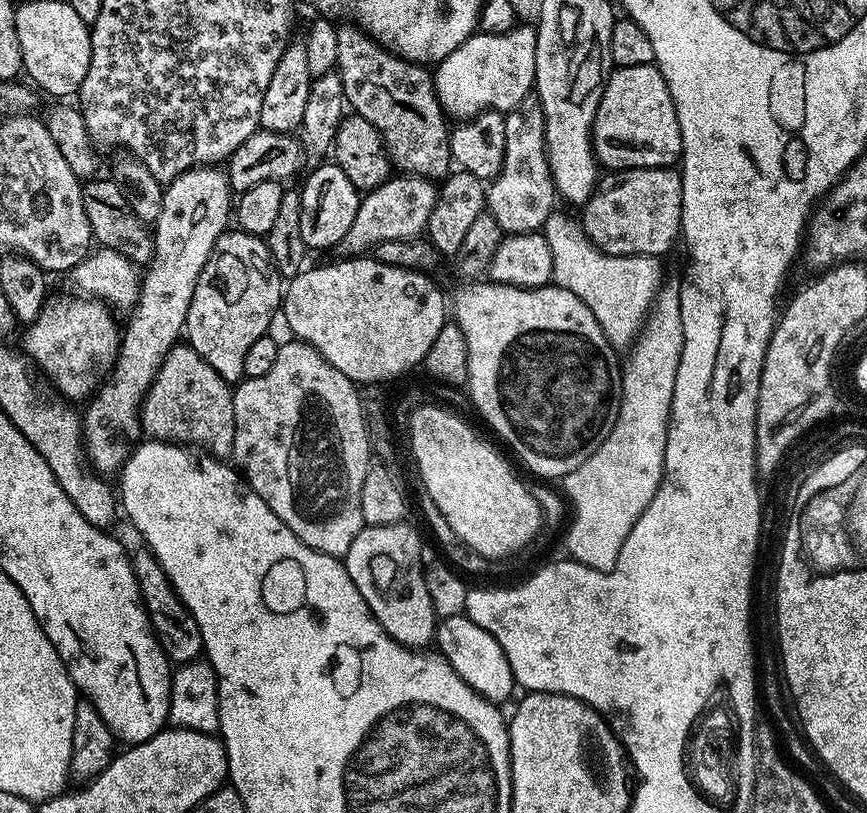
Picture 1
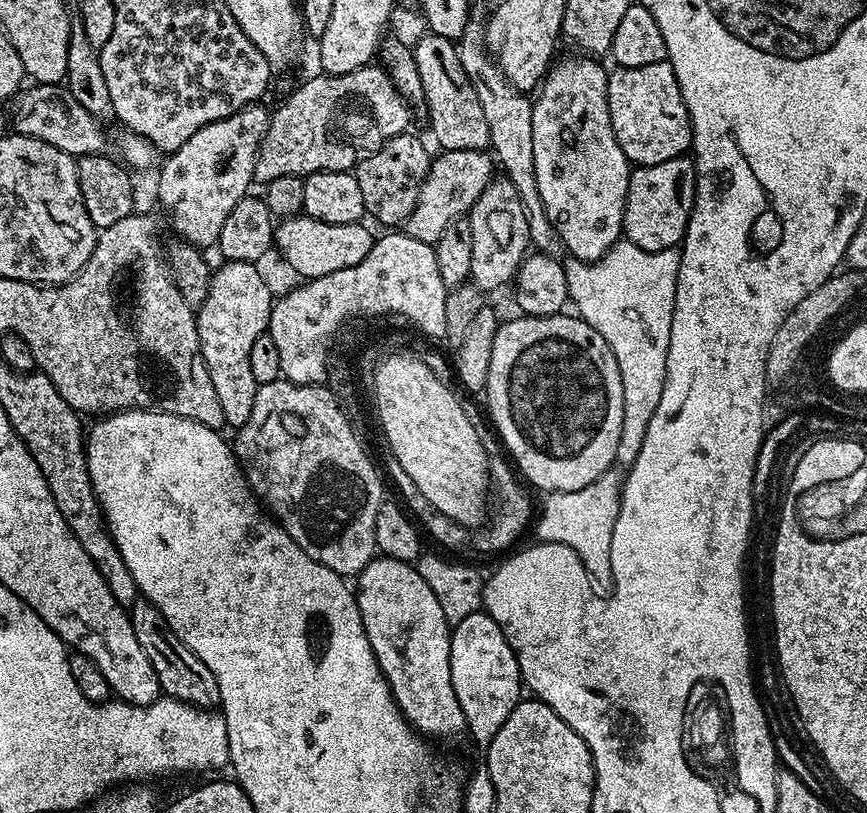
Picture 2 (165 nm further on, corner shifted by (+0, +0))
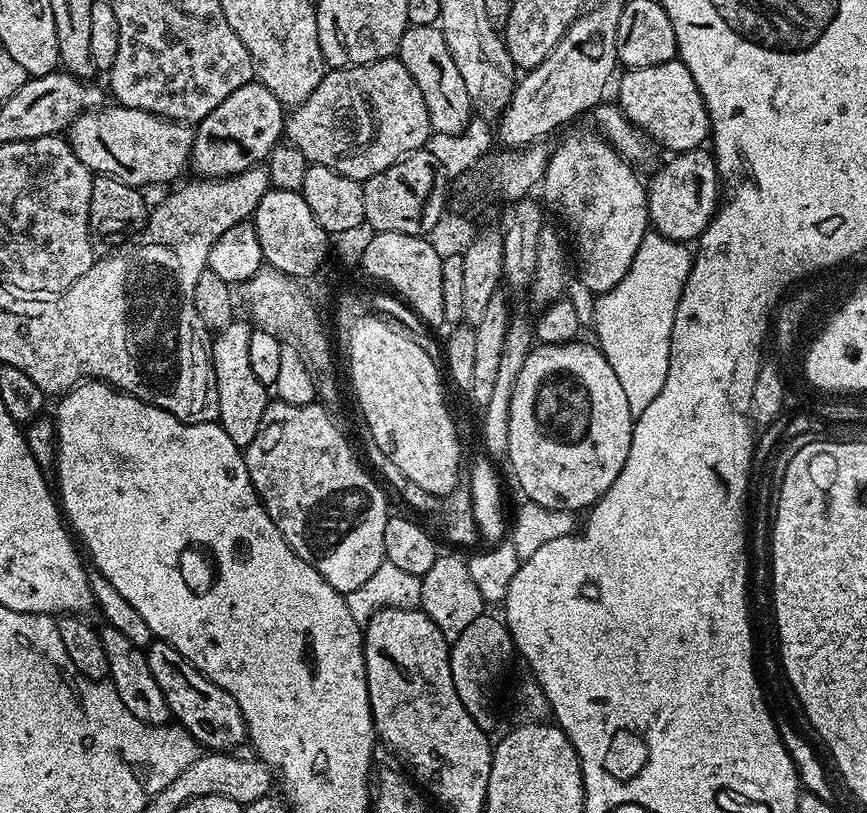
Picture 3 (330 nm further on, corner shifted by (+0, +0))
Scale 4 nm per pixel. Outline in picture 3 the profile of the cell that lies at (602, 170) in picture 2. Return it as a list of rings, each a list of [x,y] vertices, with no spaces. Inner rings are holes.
[[[603,142],[555,151],[544,172],[542,189],[560,207],[576,239],[582,282],[594,294],[609,292],[626,278],[644,233],[649,231],[648,193],[645,181],[639,178],[637,169]]]

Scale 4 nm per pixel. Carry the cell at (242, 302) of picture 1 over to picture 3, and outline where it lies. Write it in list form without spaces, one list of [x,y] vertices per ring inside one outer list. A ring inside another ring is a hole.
[[[229,326],[223,329],[211,341],[212,369],[216,375],[218,386],[218,406],[220,407],[220,427],[230,434],[230,438],[243,450],[248,444],[254,442],[254,438],[264,427],[264,412],[268,409],[270,397],[269,389],[258,382],[258,377],[250,367],[250,334],[252,328],[236,328]]]

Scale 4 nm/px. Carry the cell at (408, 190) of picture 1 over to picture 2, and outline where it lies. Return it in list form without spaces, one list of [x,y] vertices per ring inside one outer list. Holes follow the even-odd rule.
[[[454,150],[441,151],[440,157],[433,159],[428,165],[428,172],[420,183],[416,204],[408,219],[403,221],[402,230],[410,238],[418,238],[418,242],[426,242],[435,246],[442,230],[476,204],[476,200],[483,194],[484,188],[493,177],[492,164],[494,160],[487,151]]]

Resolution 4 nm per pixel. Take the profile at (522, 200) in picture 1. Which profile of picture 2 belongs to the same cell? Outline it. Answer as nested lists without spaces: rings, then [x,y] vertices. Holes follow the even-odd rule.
[[[507,178],[493,179],[484,188],[467,217],[472,231],[473,283],[483,290],[500,288],[515,277],[516,269],[530,248],[528,211],[516,187]]]

